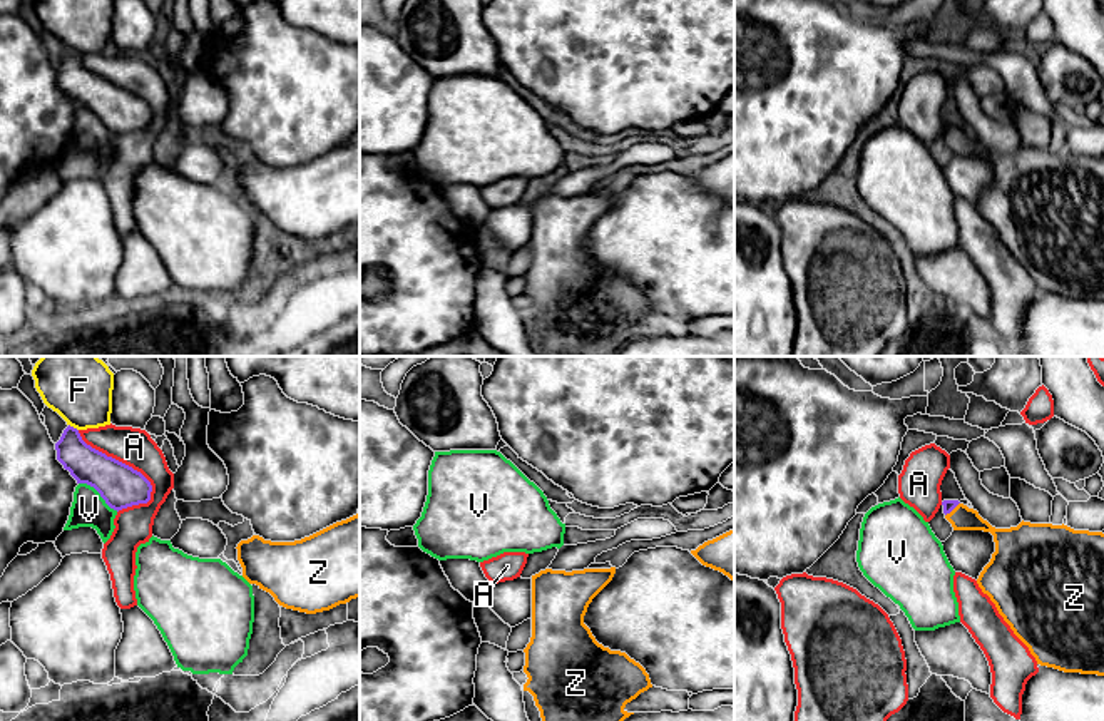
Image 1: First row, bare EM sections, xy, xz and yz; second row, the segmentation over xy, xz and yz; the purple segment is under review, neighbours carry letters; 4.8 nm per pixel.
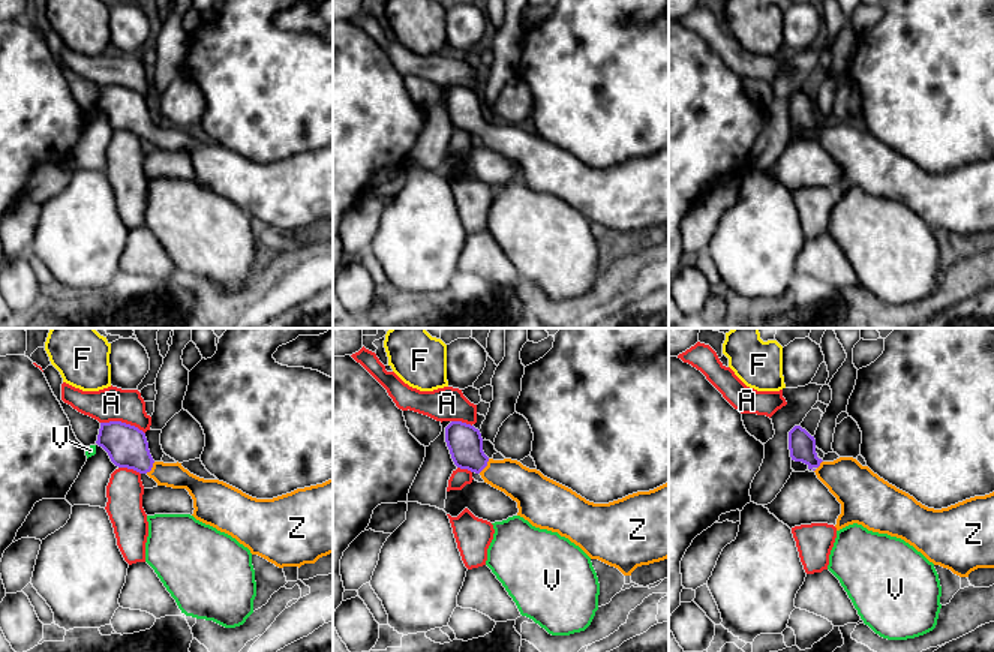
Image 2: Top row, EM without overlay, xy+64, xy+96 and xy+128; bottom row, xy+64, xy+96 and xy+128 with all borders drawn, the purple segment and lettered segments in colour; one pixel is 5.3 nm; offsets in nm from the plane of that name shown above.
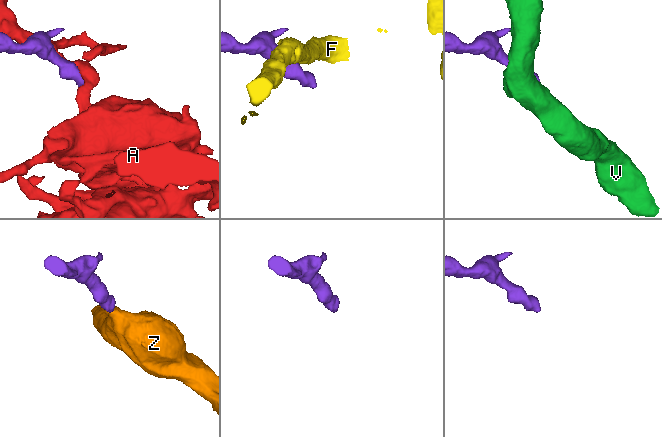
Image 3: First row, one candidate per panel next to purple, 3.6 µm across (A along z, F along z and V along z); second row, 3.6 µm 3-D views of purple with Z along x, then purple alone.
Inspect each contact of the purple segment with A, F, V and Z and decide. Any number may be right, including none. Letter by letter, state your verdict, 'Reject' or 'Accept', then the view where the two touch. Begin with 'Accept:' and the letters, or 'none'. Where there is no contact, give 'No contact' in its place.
Accept: Z
A: Reject. Touches purple in xy
F: Reject. Touches purple in xy
V: Reject. Touches purple in xy
Z: Accept. Touches purple in yz

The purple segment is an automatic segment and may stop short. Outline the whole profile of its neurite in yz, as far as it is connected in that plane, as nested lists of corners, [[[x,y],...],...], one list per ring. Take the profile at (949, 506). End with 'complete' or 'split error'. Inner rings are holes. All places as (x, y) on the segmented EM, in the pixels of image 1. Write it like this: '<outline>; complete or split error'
[[[943,500],[942,505],[953,530],[994,535],[995,552],[977,584],[1037,664],[1104,676],[1104,534],[1024,520],[1017,527],[995,529],[958,500]]]; split error

